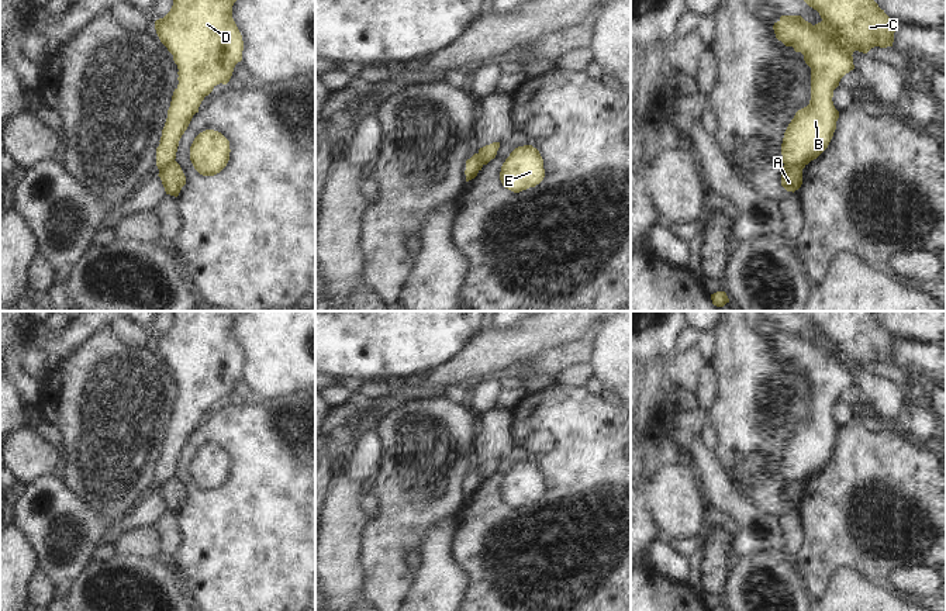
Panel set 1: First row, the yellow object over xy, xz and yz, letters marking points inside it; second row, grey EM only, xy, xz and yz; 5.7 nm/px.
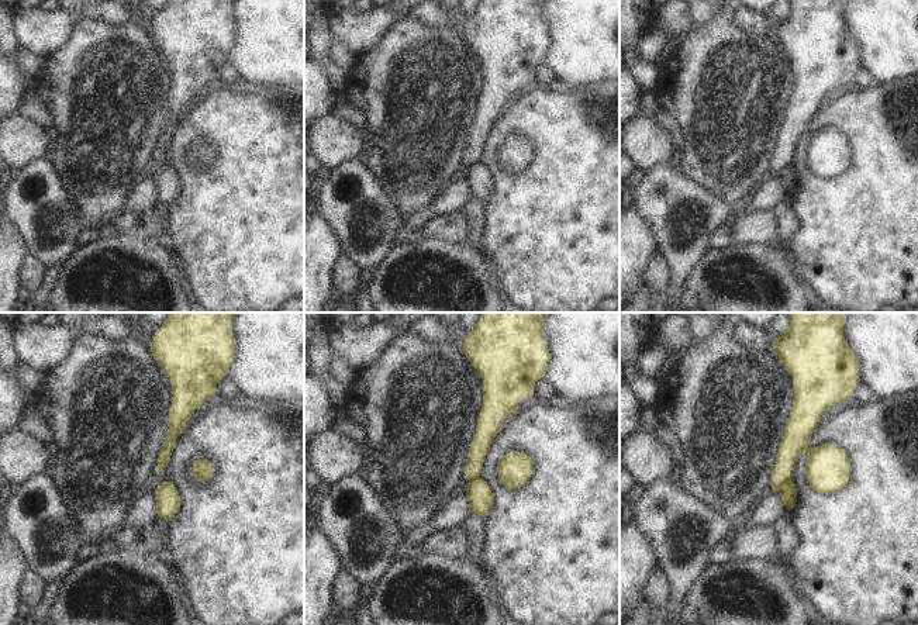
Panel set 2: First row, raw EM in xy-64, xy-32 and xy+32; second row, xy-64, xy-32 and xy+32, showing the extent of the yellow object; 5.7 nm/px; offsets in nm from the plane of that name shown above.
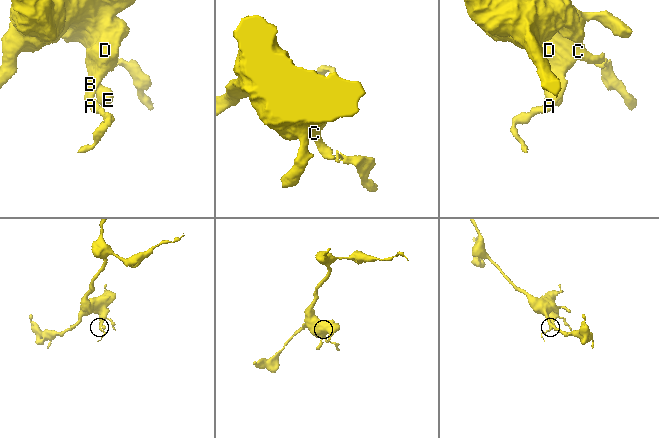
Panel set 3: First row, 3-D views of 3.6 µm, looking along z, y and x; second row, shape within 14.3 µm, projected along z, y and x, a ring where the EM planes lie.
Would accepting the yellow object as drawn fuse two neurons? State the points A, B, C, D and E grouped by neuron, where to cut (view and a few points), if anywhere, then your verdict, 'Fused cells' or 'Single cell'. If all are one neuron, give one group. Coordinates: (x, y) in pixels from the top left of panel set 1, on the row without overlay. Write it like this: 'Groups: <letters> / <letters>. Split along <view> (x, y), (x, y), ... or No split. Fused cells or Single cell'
Groups: A / B C D E. Split along yz (784, 479), (791, 479), (801, 487). Fused cells.

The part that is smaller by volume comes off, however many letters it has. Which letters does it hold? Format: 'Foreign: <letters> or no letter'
Foreign: A

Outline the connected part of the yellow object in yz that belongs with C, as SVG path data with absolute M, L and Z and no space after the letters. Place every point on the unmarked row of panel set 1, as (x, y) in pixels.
M802 311L802 314L819 328L821 338L812 341L801 331L781 331L773 341L776 353L801 367L811 383L809 420L795 428L781 459L781 477L798 481L801 487L828 463L833 452L839 434L832 417L833 405L840 394L854 384L853 367L867 369L874 362L893 362L895 348L894 336L870 311Z

